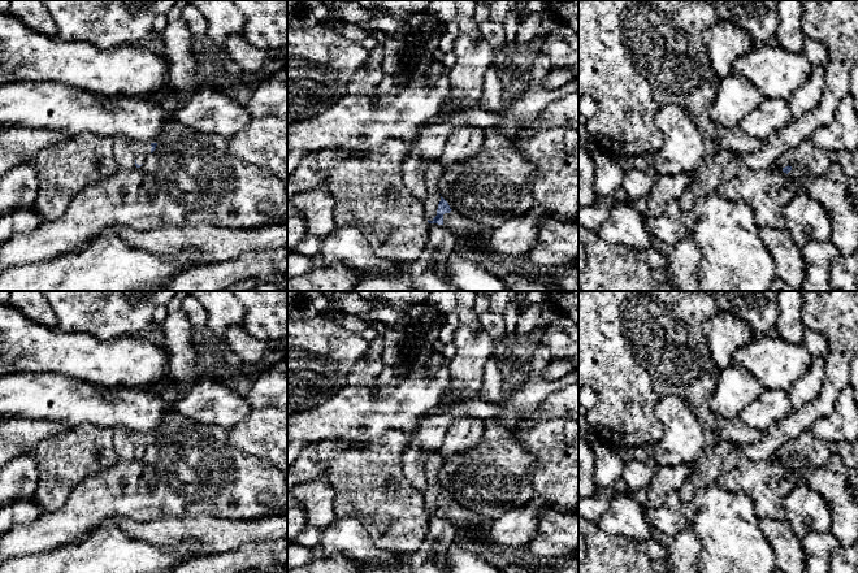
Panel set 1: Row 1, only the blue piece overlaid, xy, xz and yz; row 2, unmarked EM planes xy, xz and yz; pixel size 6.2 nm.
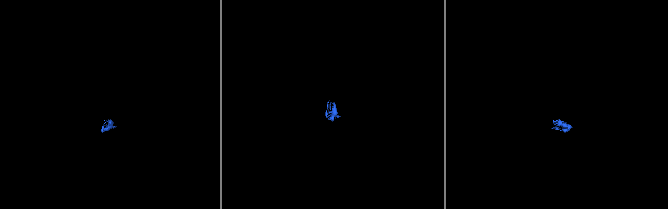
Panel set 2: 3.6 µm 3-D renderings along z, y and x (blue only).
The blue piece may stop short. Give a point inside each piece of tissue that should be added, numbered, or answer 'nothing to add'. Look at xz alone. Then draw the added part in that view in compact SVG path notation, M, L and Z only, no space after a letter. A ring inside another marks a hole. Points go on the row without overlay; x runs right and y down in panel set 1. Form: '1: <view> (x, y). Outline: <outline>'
1: xz (433, 463). Outline: M433 452L424 459L424 470L428 479L426 490L424 492L424 504L429 512L437 507L441 486L438 481L439 472L442 469L443 460L438 452Z
2: xz (469, 524). Outline: M452 500L450 504L443 505L443 517L454 522L459 534L482 543L481 529L485 528L486 520L480 515Z

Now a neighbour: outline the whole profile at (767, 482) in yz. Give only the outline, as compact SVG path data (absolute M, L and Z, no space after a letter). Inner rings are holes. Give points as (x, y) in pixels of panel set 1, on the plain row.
M774 457L762 461L744 459L729 472L718 473L716 485L745 494L759 520L784 521L783 500L798 479L794 469Z

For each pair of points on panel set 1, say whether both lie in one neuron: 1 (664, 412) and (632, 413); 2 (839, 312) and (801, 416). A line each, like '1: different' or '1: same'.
1: different
2: same

